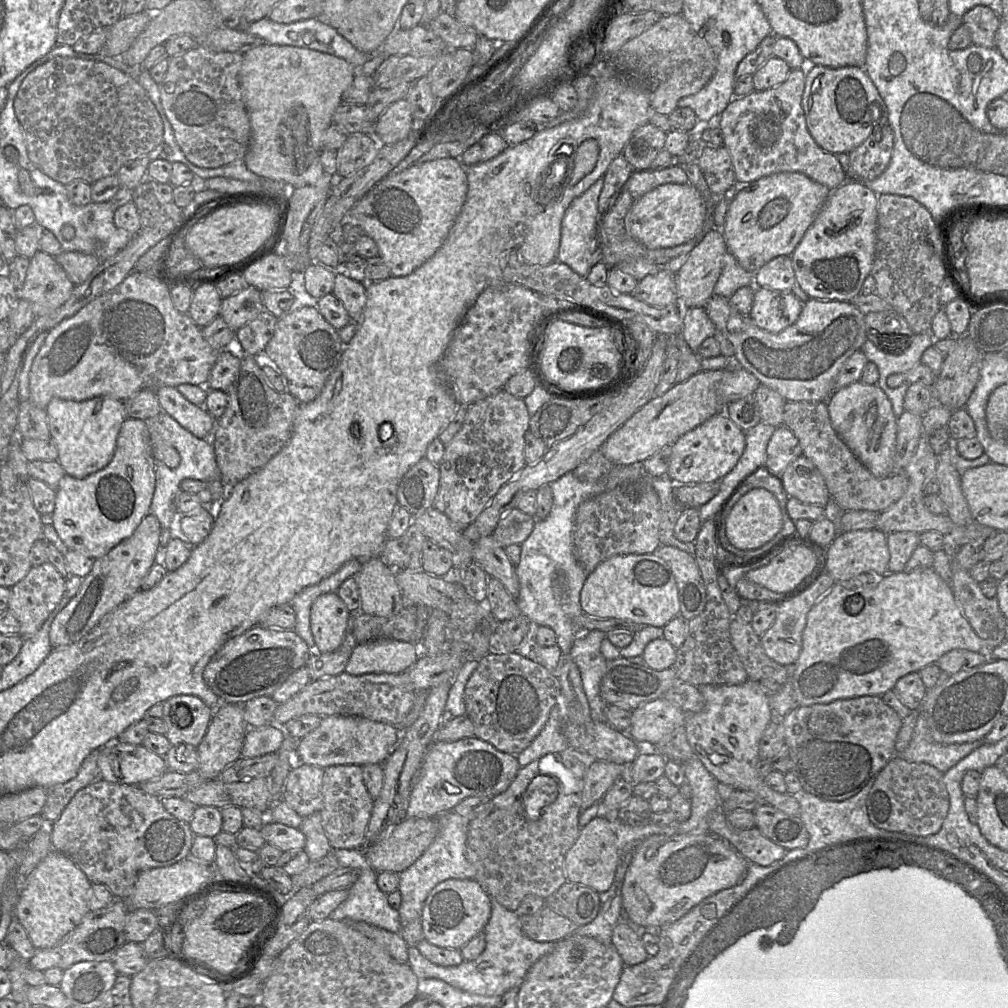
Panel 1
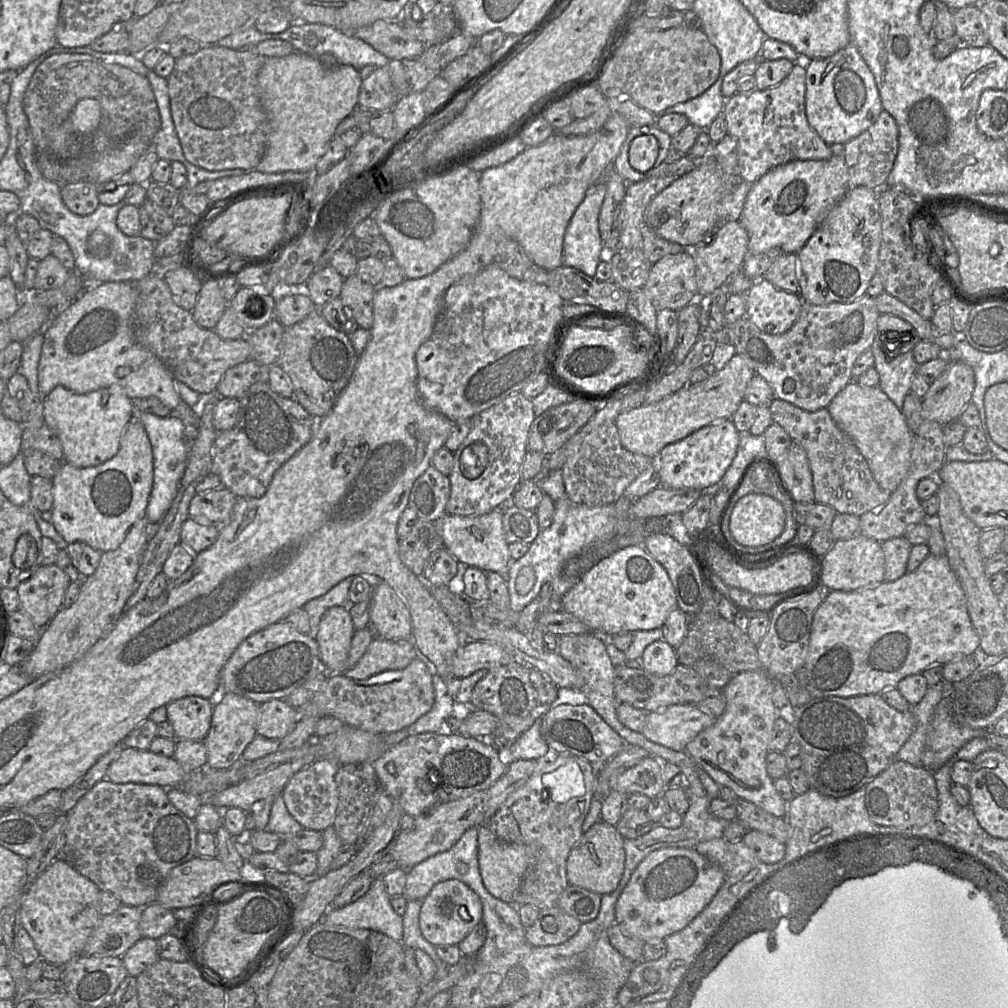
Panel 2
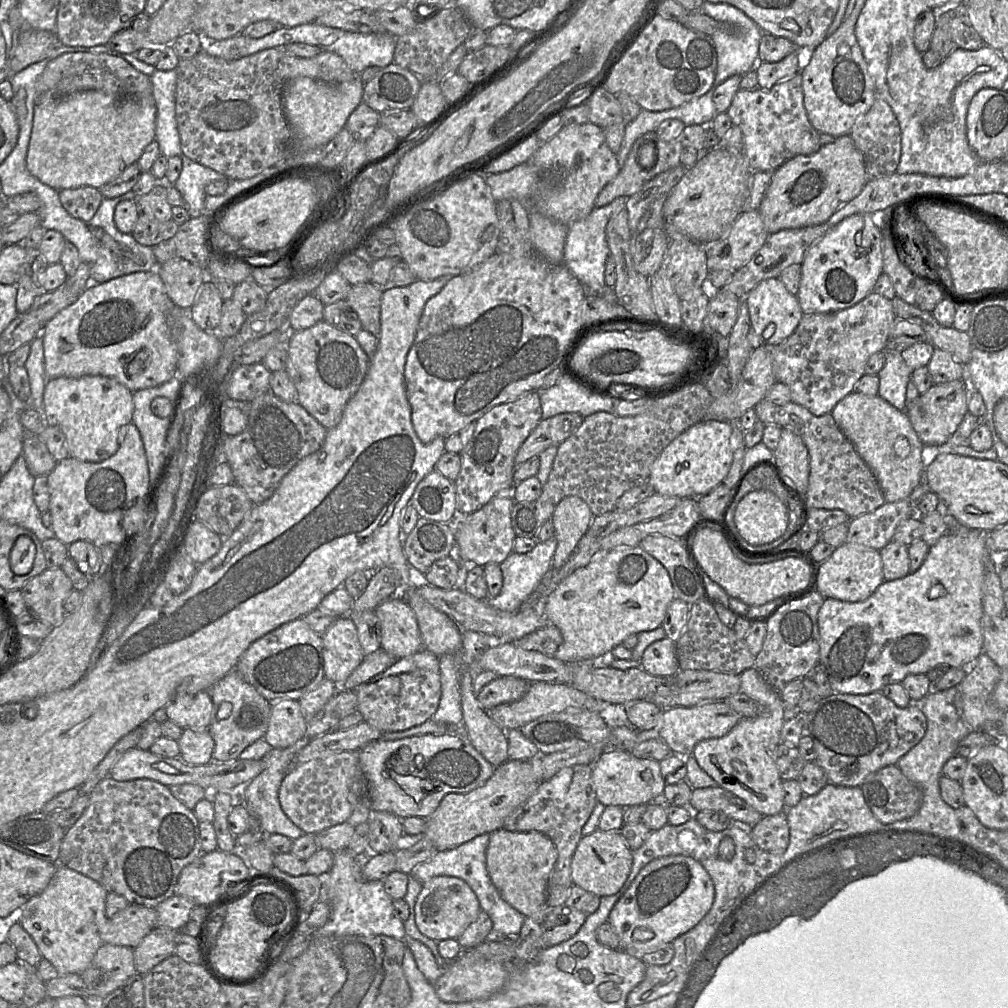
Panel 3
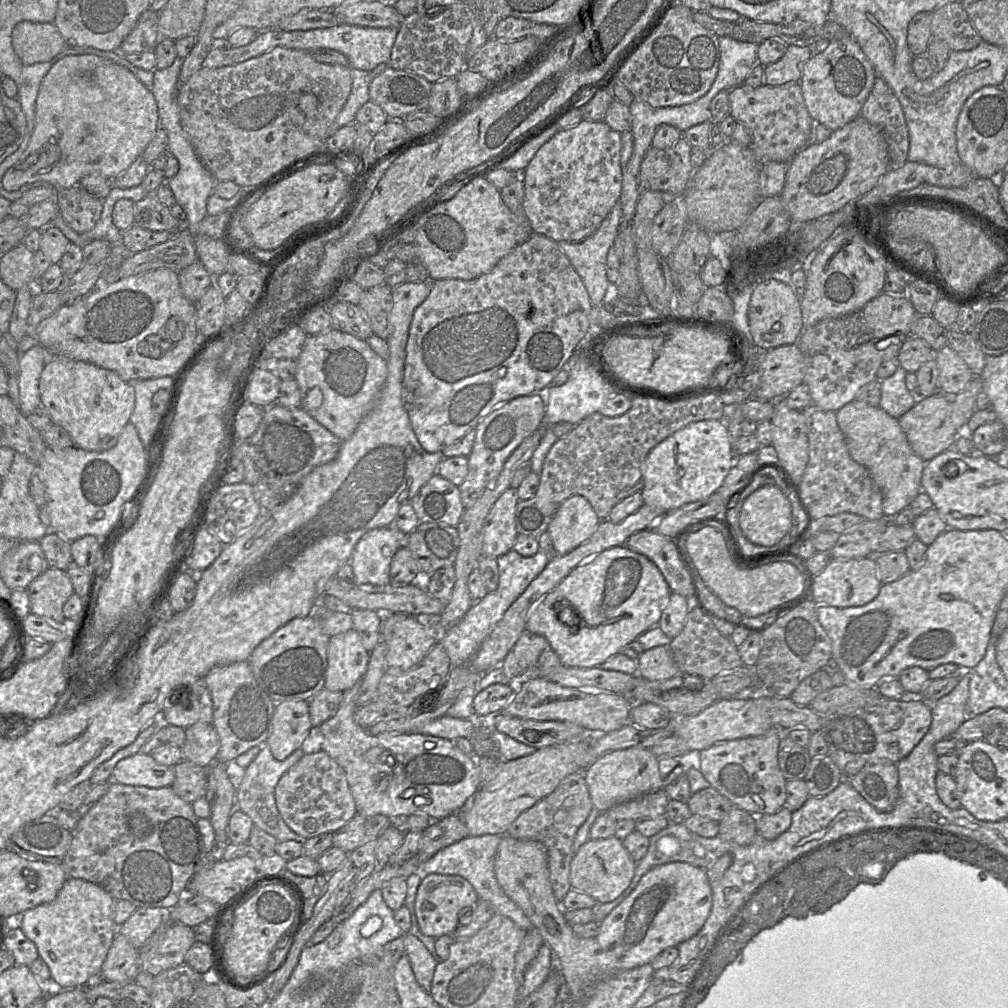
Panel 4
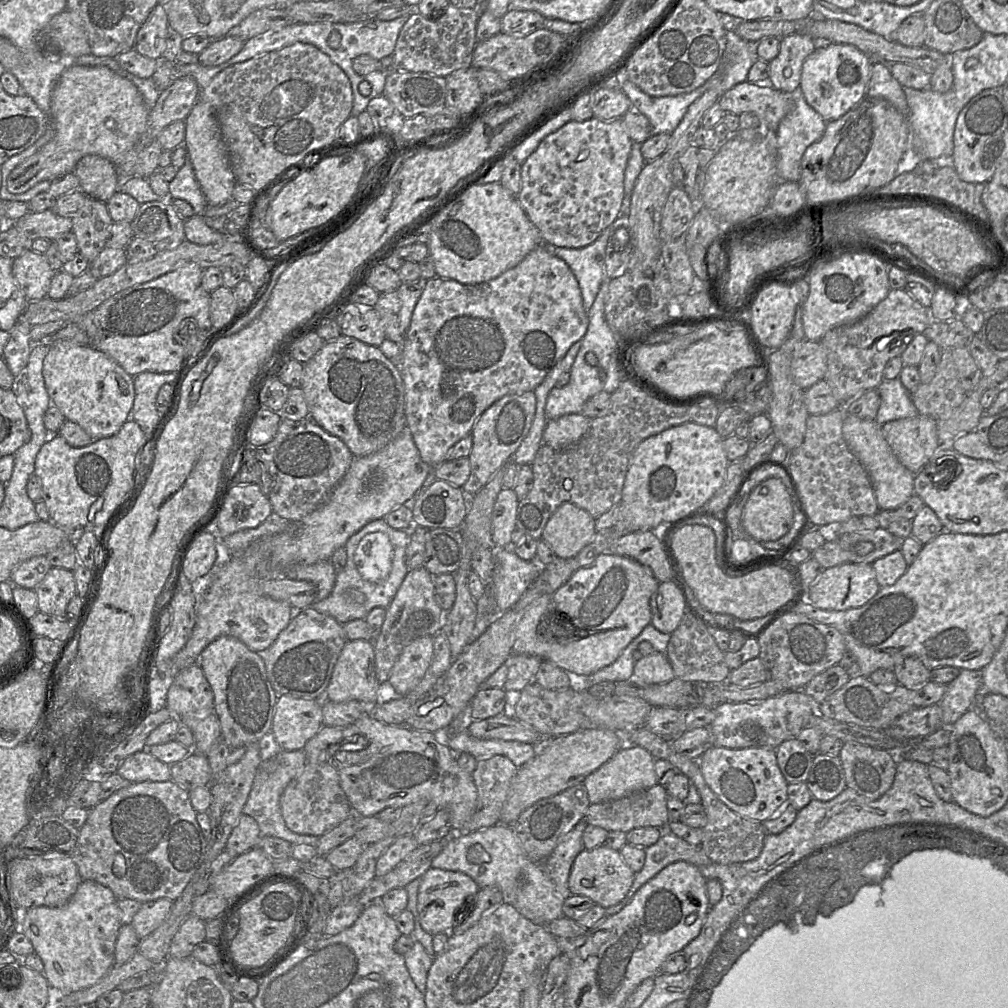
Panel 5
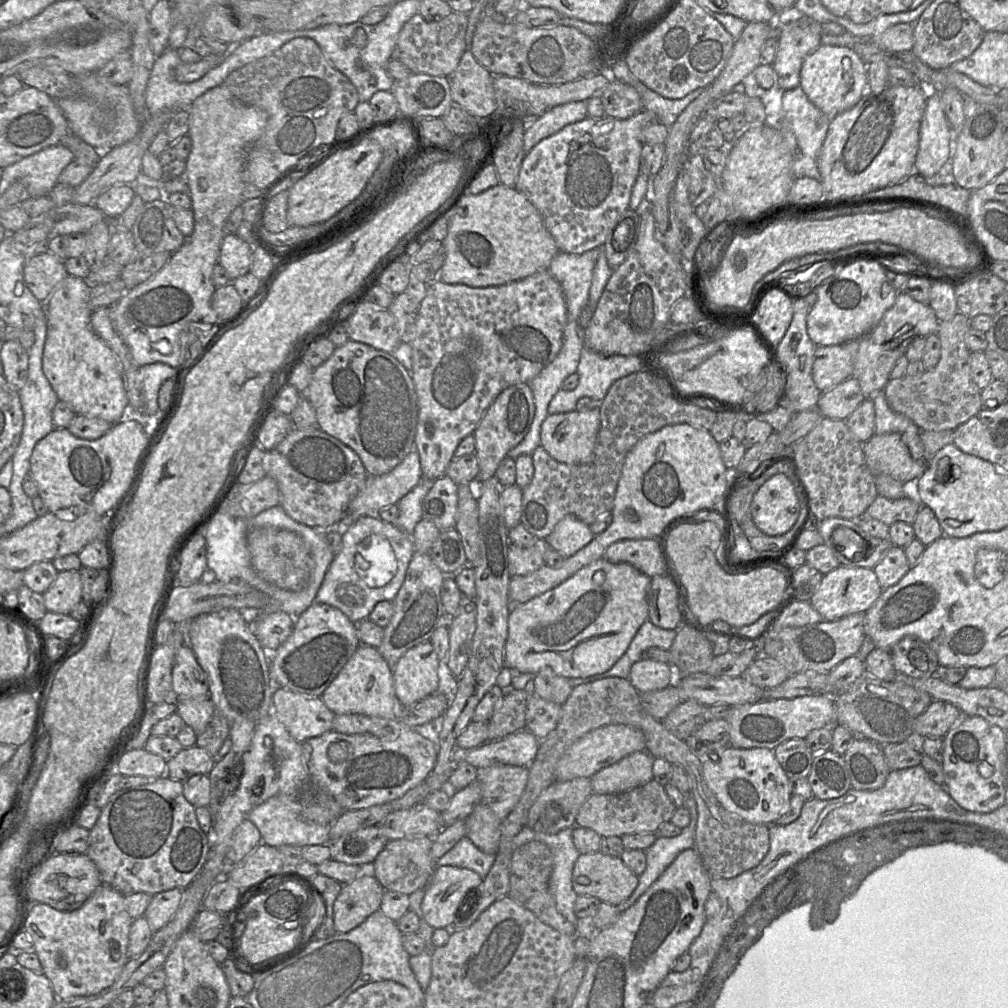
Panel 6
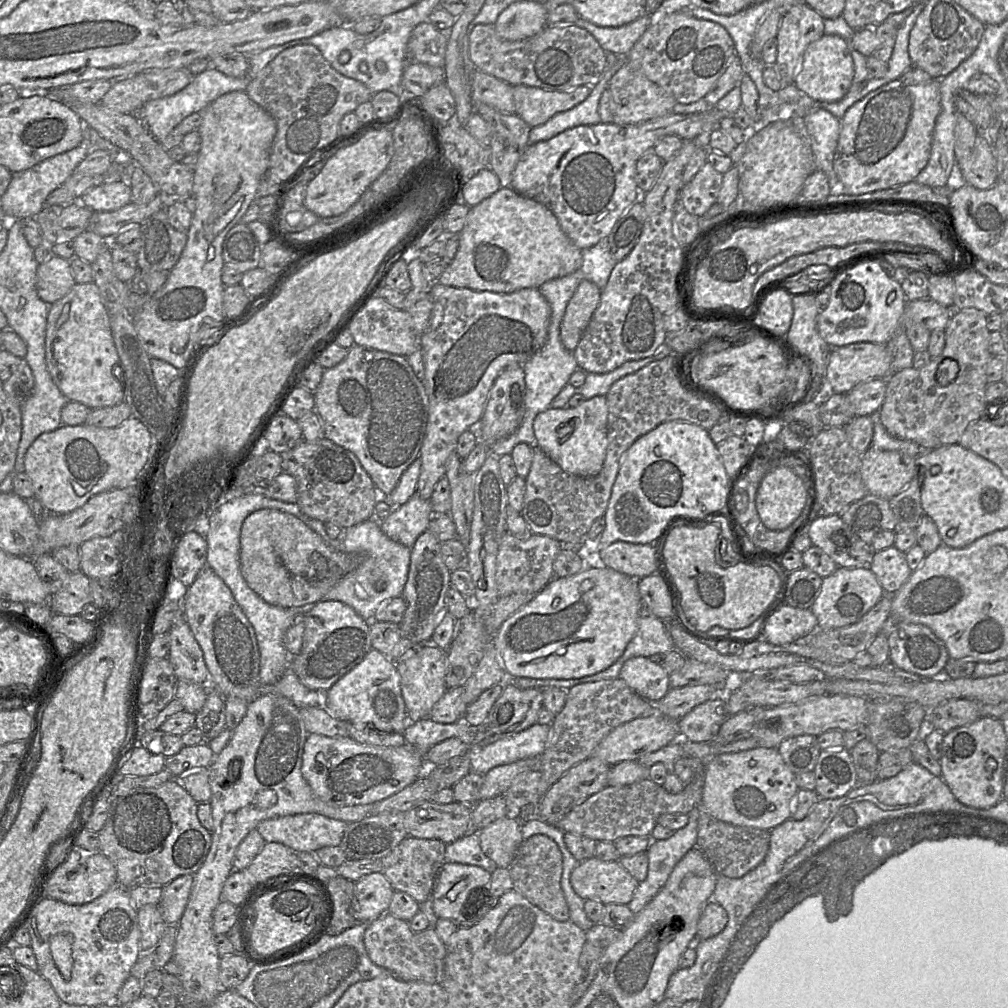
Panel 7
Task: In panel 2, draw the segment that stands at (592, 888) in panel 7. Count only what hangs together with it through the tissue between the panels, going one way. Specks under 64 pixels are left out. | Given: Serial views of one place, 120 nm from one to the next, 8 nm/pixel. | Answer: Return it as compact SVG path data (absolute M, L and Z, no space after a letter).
M600 819L582 835L571 850L567 859L567 878L572 886L582 887L600 895L605 895L617 888L624 867L624 838L615 826Z

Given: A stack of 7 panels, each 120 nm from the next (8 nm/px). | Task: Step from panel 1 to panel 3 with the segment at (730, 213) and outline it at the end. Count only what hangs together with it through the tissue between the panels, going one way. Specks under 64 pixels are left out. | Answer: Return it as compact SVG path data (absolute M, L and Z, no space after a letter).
M849 134L822 145L810 155L798 155L772 173L758 208L769 234L783 229L815 226L826 222L841 206L855 198L867 183L864 159Z

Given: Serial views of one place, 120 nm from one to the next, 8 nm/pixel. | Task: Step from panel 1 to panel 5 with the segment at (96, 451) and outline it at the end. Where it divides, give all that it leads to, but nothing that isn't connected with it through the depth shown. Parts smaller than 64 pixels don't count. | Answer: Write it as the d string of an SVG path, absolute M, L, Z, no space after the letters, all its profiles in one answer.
M57 341L50 346L43 360L42 372L51 404L62 412L67 421L77 423L93 441L117 434L126 422L135 397L133 377L103 352L90 345Z

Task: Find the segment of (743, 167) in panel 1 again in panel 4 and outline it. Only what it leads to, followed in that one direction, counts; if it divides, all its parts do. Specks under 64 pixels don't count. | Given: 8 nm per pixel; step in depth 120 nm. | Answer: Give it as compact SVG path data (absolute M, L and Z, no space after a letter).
M799 82L759 87L738 85L729 91L729 114L750 129L751 147L762 160L779 162L790 162L798 151L809 146L808 138L815 124L806 109Z

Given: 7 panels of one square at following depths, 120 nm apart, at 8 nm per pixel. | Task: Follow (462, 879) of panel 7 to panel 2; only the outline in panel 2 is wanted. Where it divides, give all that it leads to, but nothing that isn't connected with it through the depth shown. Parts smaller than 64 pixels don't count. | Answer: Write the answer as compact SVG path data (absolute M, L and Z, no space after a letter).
M450 879L433 886L422 901L419 924L422 935L434 946L458 945L482 922L483 905L477 893L460 880Z

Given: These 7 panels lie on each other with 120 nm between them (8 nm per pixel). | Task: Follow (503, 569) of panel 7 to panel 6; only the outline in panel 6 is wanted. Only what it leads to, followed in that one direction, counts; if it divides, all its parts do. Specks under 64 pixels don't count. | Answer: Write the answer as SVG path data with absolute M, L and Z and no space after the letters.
M537 539L531 547L518 547L511 544L508 548L508 568L511 577L526 576L545 565L544 554L550 546L543 539Z

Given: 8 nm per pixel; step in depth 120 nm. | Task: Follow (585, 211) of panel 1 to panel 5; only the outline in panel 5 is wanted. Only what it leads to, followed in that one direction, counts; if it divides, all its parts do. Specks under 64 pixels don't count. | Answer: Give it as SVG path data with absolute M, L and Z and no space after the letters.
M610 226L590 245L582 248L566 248L547 245L547 249L564 260L575 275L588 311L599 292L602 281L607 277L604 265L605 252L610 235Z

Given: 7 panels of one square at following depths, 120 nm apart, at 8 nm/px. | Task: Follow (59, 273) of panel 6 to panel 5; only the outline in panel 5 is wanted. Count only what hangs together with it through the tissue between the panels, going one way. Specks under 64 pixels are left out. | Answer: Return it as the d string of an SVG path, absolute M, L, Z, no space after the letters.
M31 249L13 259L12 273L29 301L45 298L55 275L45 255Z

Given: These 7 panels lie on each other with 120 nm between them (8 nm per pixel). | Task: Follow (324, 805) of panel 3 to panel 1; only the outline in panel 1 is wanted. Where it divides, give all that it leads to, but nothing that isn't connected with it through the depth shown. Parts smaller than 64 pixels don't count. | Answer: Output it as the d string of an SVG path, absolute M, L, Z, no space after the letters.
M296 762L281 799L302 818L320 812L324 804L323 775L324 769L320 767Z

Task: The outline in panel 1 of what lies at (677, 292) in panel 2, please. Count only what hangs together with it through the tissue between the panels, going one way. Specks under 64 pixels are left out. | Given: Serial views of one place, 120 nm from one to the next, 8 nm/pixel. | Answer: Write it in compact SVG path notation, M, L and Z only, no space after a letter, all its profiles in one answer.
M670 271L649 274L638 281L632 295L656 307L675 304L678 301L675 274Z

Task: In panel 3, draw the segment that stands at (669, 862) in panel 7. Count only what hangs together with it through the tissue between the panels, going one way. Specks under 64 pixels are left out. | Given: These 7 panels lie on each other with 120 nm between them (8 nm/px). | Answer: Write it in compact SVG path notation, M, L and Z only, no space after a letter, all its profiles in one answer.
M694 815L688 822L682 825L674 826L667 824L659 830L652 831L643 845L639 849L632 851L633 864L630 874L625 881L626 885L622 890L623 893L621 894L621 897L630 887L641 869L655 859L667 856L681 855L690 857L697 861L703 861L708 858L718 857L718 847L722 839L725 837L731 838L731 835L723 836L723 832L733 830L734 826L735 823L732 823L731 826L723 831L709 831L698 823Z

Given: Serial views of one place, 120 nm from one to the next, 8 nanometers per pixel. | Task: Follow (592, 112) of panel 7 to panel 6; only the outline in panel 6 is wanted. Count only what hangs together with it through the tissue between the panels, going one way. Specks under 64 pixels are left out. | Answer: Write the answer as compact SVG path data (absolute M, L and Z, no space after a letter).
M587 100L568 102L547 110L541 116L526 121L523 146L527 154L542 139L547 138L568 124L581 121L588 117Z

